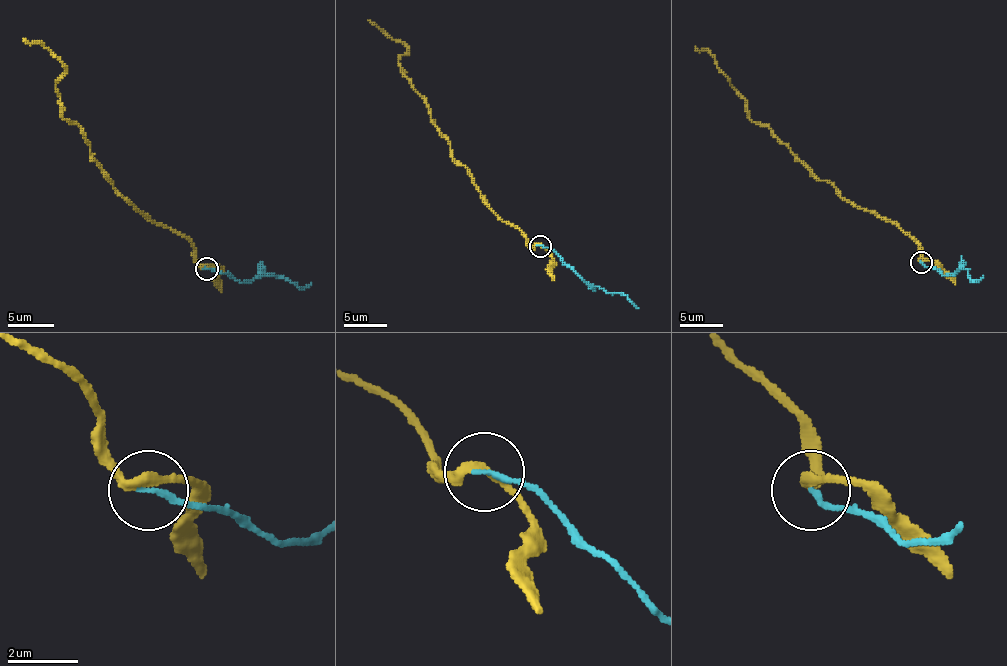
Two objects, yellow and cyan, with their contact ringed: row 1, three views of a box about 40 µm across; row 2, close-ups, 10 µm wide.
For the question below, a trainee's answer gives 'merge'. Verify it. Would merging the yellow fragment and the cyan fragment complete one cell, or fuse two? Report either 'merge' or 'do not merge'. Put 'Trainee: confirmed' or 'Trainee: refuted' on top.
Trainee: refuted
do not merge

